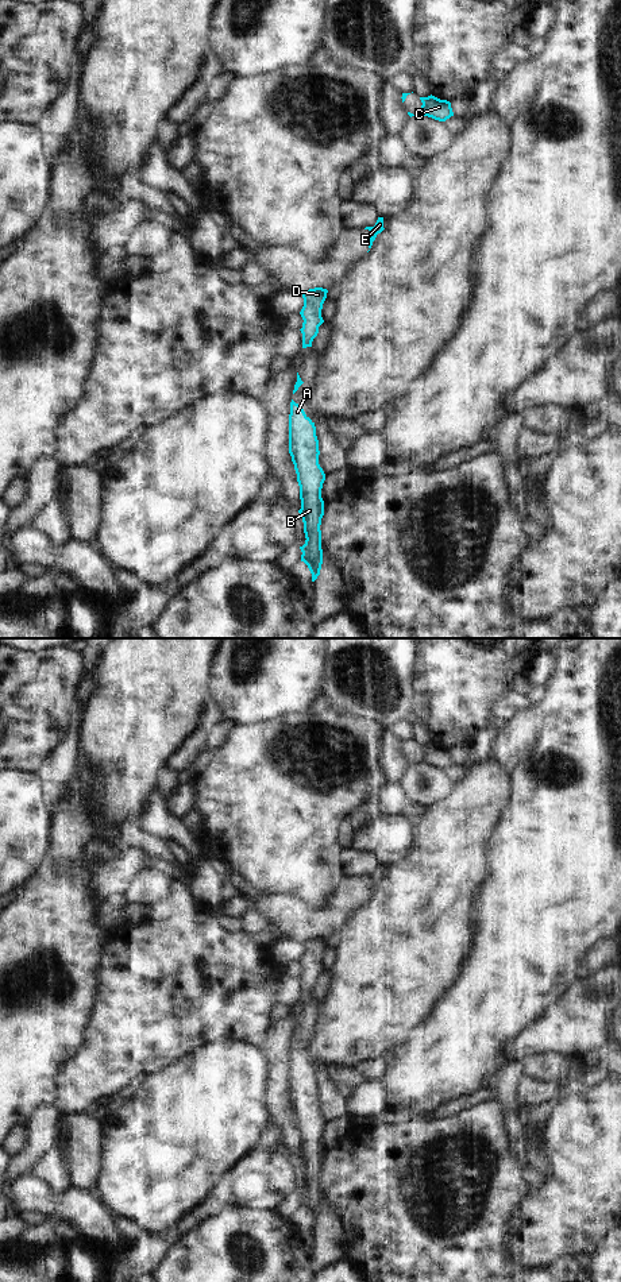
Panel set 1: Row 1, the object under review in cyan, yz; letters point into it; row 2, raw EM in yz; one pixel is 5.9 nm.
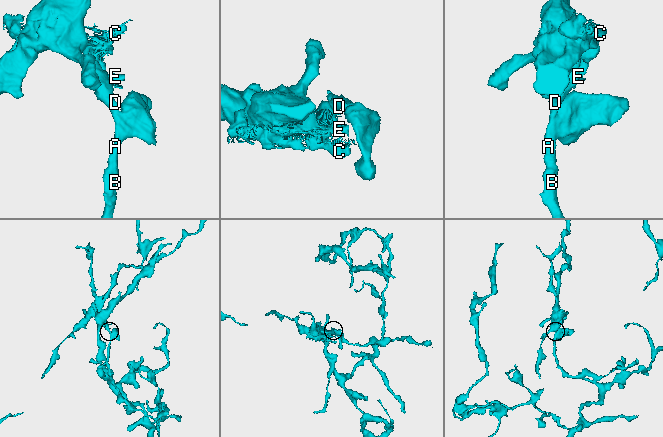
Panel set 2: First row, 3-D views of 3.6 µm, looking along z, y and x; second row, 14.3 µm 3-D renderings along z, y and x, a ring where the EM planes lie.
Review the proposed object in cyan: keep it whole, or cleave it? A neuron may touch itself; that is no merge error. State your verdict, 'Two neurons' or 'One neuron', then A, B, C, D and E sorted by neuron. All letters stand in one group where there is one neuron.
One neuron. Groups: A B C D E

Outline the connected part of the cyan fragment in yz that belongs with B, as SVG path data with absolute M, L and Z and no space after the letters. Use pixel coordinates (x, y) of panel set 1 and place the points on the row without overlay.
M293 1047L289 1062L289 1101L300 1134L301 1156L298 1161L302 1163L306 1186L305 1192L300 1194L301 1209L308 1213L312 1229L315 1229L323 1212L320 1173L324 1163L321 1136L325 1121L319 1112L320 1098L315 1070Z

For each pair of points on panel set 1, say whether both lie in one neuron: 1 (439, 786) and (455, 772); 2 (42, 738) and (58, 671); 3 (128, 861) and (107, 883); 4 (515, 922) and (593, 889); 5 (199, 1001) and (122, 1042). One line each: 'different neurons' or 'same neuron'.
1: different neurons
2: same neuron
3: same neuron
4: same neuron
5: same neuron

